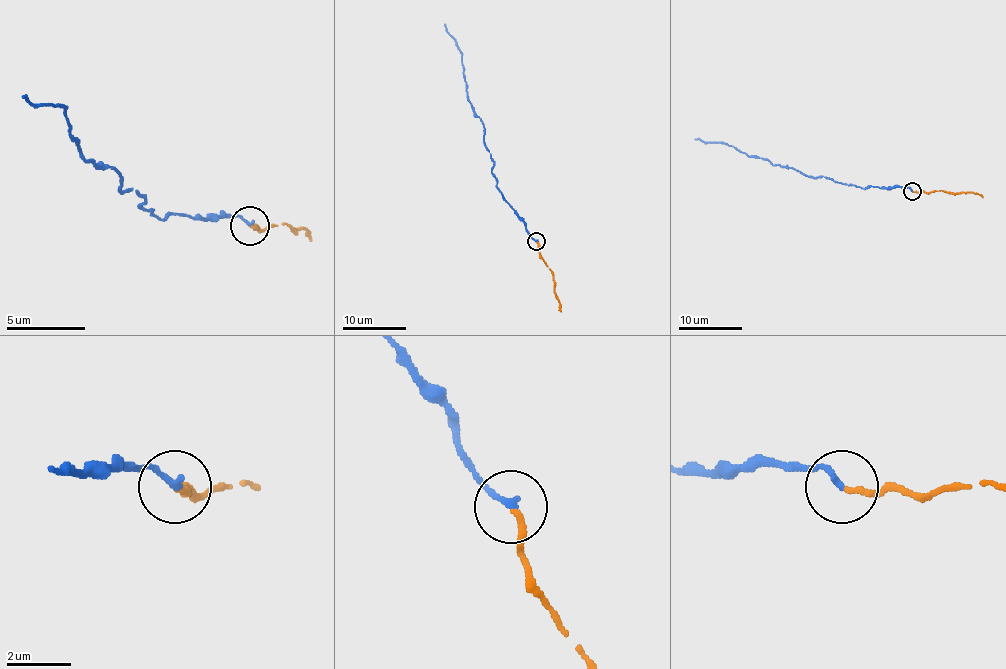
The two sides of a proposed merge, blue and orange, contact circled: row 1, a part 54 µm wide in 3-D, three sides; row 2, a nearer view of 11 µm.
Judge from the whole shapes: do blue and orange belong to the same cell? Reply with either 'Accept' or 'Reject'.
Accept

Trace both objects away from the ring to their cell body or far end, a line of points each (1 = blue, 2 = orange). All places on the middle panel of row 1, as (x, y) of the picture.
1: (537, 241), (499, 189), (491, 153), (484, 143), (484, 126), (467, 97), (461, 50), (445, 23)
2: (537, 241), (540, 257), (551, 272), (560, 311)

